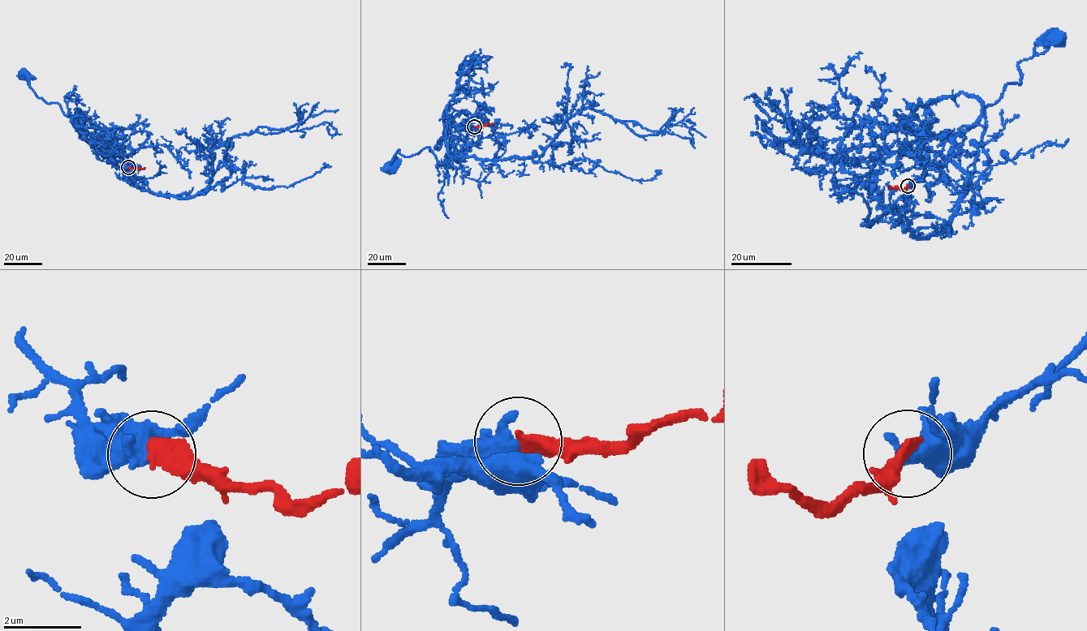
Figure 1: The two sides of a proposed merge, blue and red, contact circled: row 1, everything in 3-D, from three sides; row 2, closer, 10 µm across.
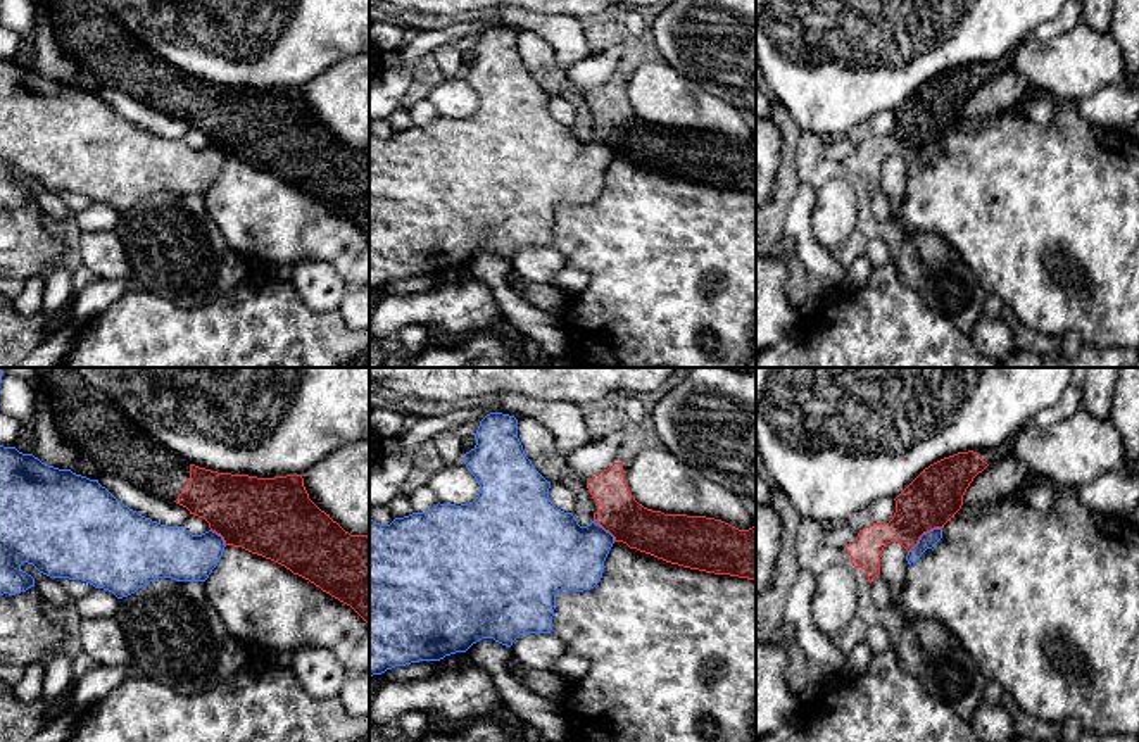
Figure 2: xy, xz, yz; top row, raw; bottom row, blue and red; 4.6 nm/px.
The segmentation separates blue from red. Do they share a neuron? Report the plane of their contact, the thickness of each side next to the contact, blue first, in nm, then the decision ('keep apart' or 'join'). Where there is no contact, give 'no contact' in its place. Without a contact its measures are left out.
yz | 80/240 nm | keep apart

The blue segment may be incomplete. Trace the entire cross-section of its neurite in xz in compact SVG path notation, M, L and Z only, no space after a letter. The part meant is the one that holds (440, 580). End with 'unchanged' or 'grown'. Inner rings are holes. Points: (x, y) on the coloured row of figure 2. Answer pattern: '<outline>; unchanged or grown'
M490 412L480 421L475 440L476 445L464 454L464 464L480 485L473 502L438 502L426 512L395 518L390 525L369 518L369 676L466 652L481 638L511 647L523 633L551 633L556 594L590 590L602 578L614 537L595 519L580 526L571 512L551 502L551 481L526 457L518 438L518 419Z; unchanged

